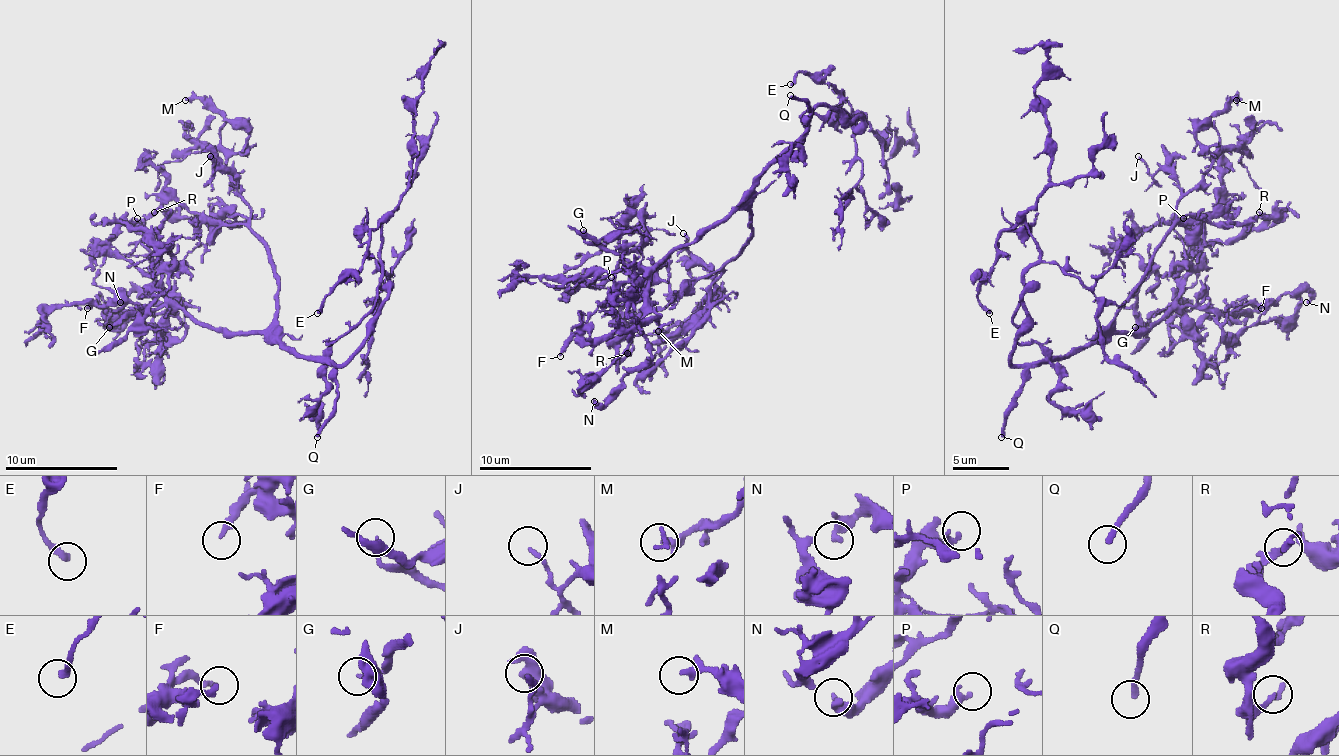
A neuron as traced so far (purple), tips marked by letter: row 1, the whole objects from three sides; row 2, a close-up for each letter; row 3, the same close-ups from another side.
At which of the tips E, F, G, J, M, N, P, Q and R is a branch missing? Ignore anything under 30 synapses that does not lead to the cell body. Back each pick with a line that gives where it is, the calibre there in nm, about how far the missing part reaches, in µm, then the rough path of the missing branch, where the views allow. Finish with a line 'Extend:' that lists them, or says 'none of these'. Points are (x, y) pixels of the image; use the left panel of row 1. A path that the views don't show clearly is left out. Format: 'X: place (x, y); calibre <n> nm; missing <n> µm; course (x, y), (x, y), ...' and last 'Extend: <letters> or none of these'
Q: place (317, 437); calibre 240 nm; missing 40 µm
Extend: Q

